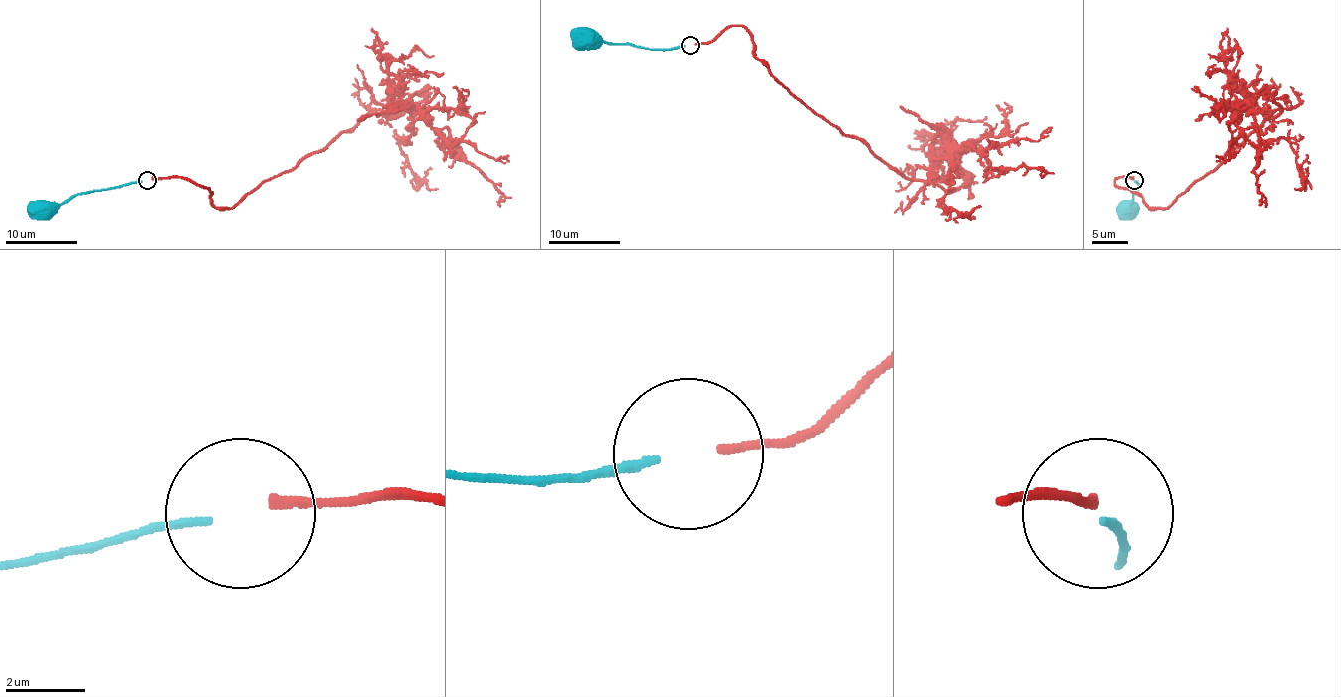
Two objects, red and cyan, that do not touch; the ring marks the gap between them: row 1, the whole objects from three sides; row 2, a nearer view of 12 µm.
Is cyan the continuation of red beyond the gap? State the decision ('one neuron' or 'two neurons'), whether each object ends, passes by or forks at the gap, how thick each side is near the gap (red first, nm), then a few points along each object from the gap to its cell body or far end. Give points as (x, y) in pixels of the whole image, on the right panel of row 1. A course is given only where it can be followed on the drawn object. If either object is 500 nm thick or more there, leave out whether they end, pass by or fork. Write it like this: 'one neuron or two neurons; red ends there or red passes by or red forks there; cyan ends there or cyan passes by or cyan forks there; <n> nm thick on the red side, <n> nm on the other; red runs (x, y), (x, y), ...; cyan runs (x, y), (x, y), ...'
two neurons; red ends there; cyan ends there; 240 nm thick on the red side, 200 nm on the other; red runs (1134, 179), (1114, 184), (1148, 207), (1168, 207), (1267, 116), (1253, 102), (1237, 125), (1257, 131), (1260, 205); cyan runs (1134, 180), (1137, 189), (1134, 193), (1134, 204), (1125, 211)

